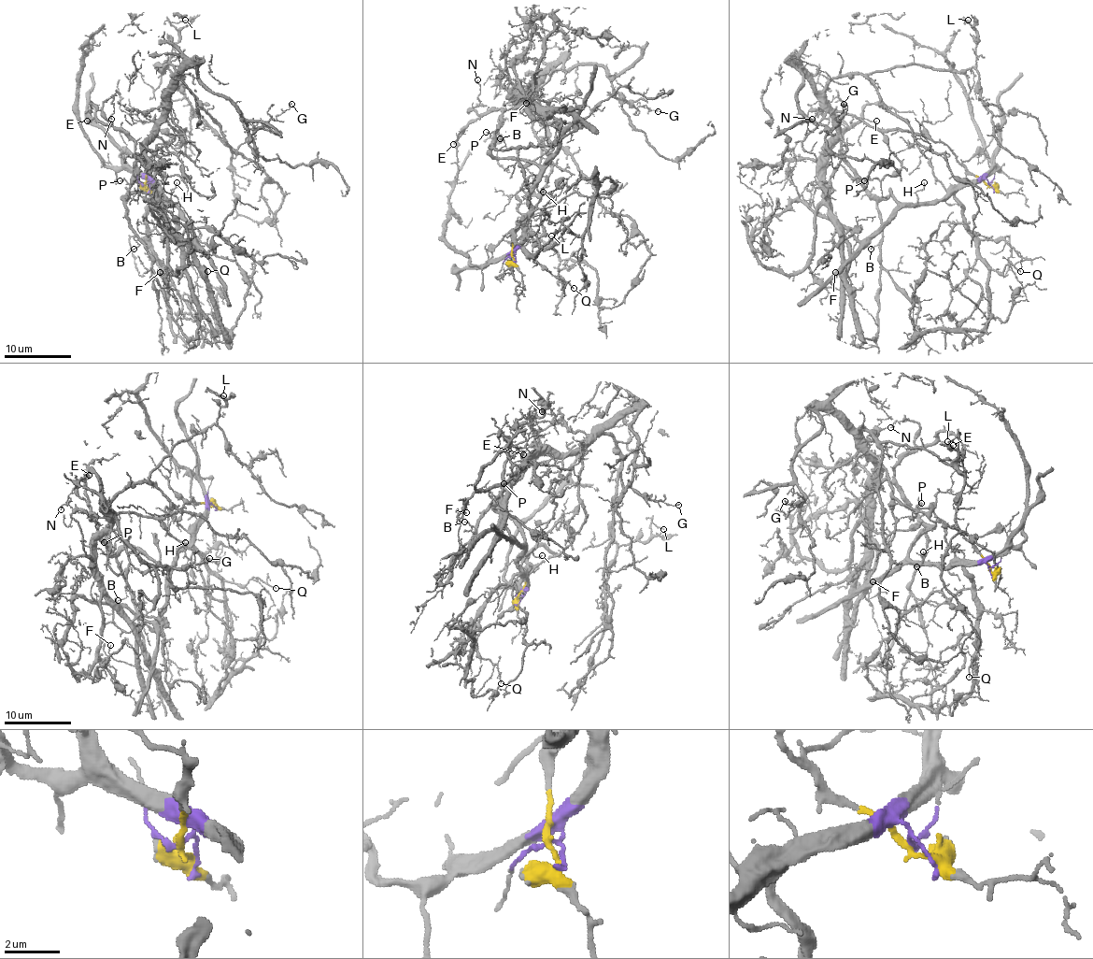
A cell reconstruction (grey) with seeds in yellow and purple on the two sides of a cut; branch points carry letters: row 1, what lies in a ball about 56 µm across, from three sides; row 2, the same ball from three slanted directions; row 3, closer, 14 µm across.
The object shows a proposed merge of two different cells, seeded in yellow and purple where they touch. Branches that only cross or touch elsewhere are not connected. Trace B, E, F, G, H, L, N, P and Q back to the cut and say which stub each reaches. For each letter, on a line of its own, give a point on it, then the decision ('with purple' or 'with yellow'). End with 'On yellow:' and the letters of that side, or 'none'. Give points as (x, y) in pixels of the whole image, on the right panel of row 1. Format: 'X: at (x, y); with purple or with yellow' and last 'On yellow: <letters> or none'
B: at (871, 249); with purple
E: at (876, 121); with purple
F: at (835, 272); with purple
G: at (844, 104); with yellow
H: at (924, 182); with purple
L: at (968, 20); with yellow
N: at (812, 119); with purple
P: at (864, 180); with purple
Q: at (1020, 271); with purple
On yellow: G, L

